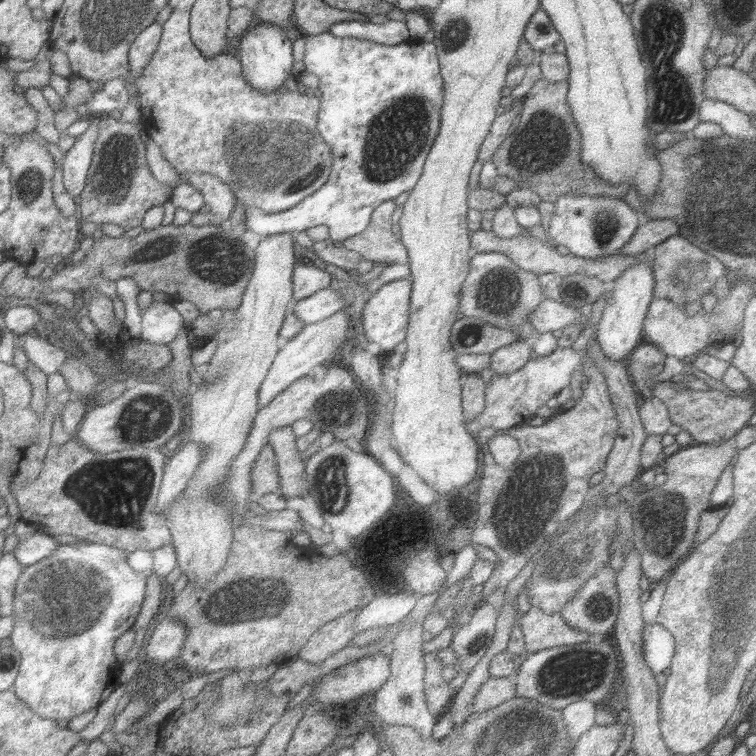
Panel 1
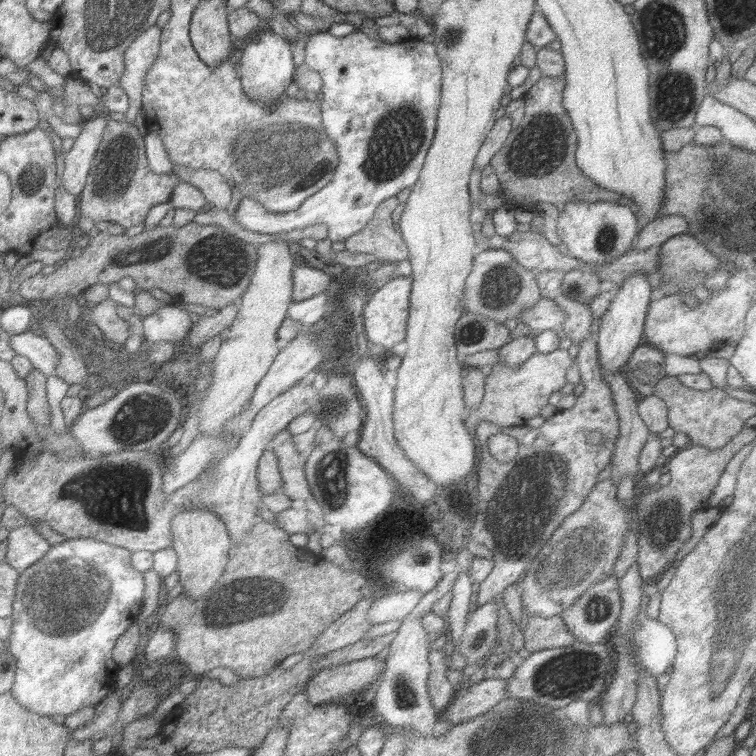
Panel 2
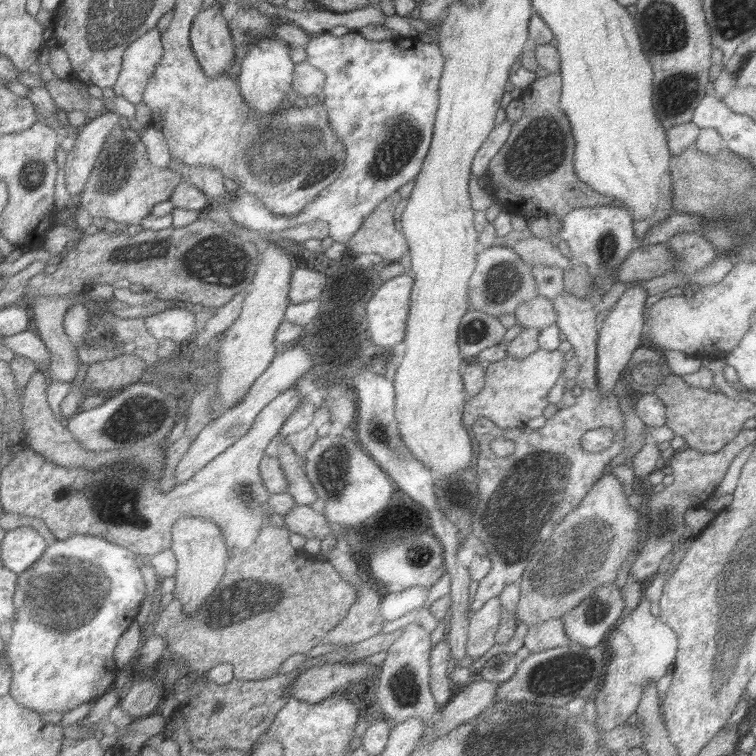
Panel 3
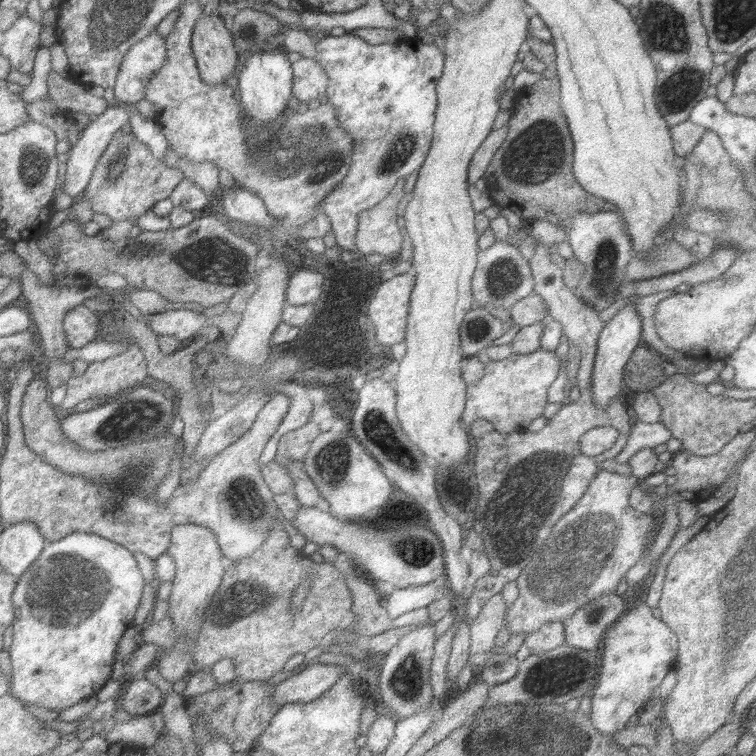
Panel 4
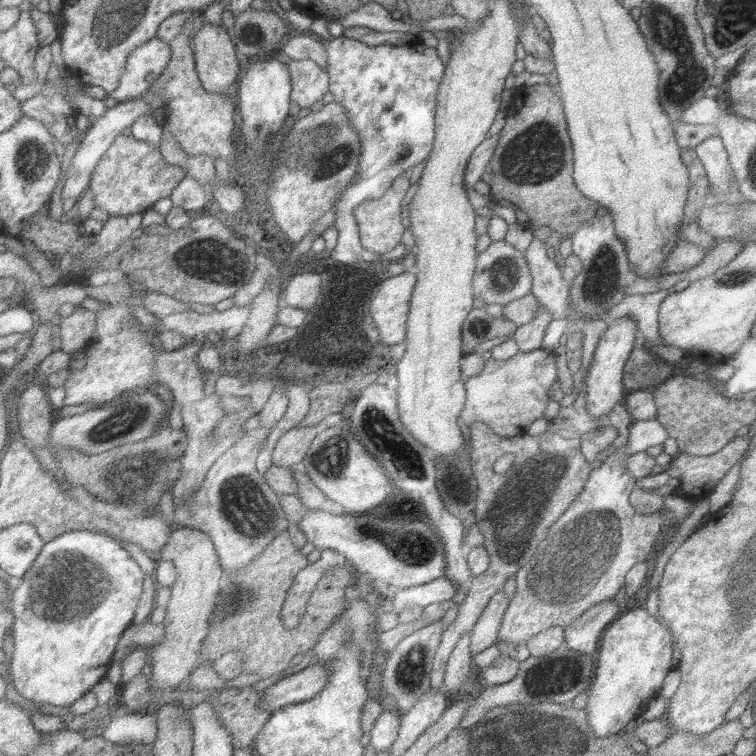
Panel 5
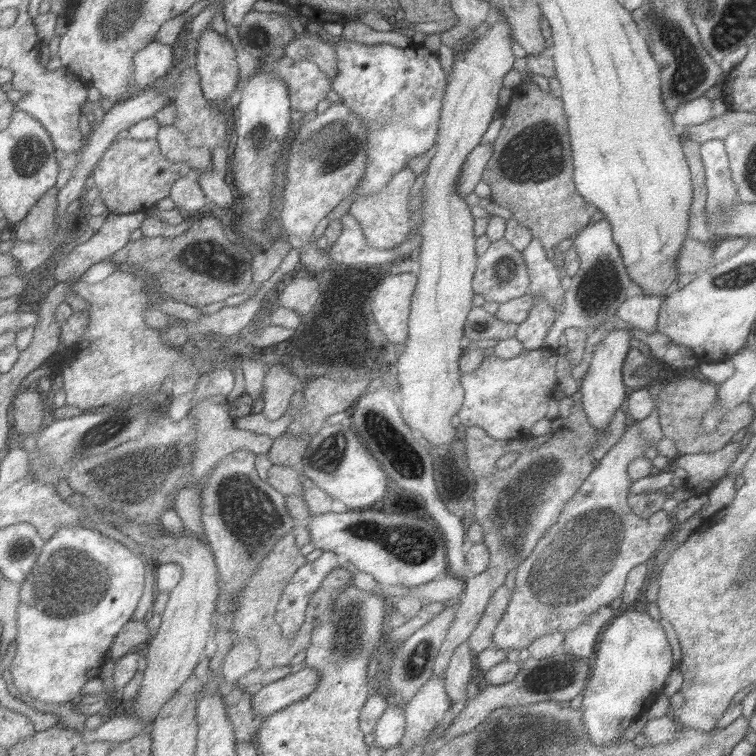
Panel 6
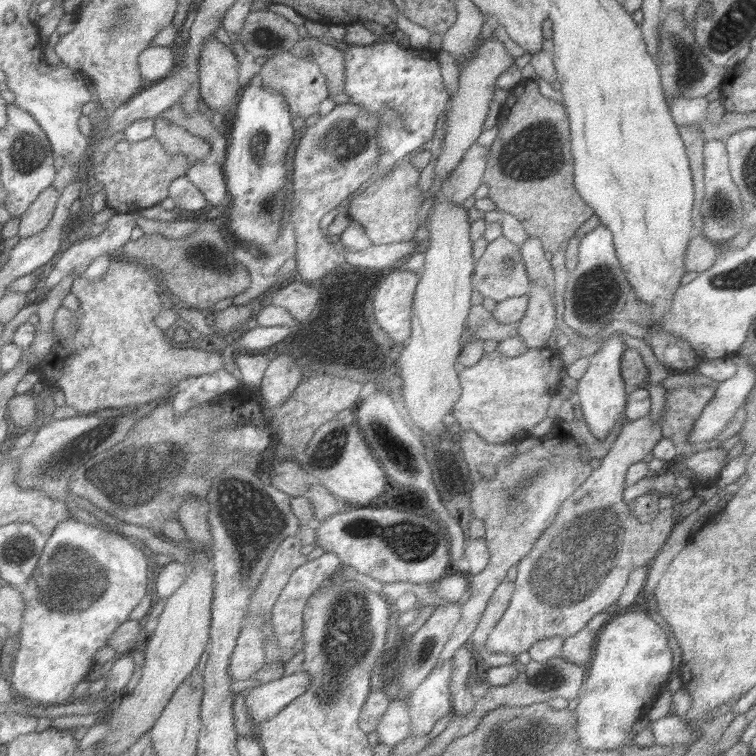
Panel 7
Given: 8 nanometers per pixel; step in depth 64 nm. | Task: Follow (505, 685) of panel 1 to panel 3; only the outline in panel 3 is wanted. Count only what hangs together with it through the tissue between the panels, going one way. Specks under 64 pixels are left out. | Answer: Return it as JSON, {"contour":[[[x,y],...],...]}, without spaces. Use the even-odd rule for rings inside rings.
{"contour":[[[473,680],[469,686],[459,688],[453,702],[439,712],[435,724],[435,738],[441,738],[467,722],[475,722],[483,712],[487,714],[489,706],[497,700],[497,690],[501,682]]]}

